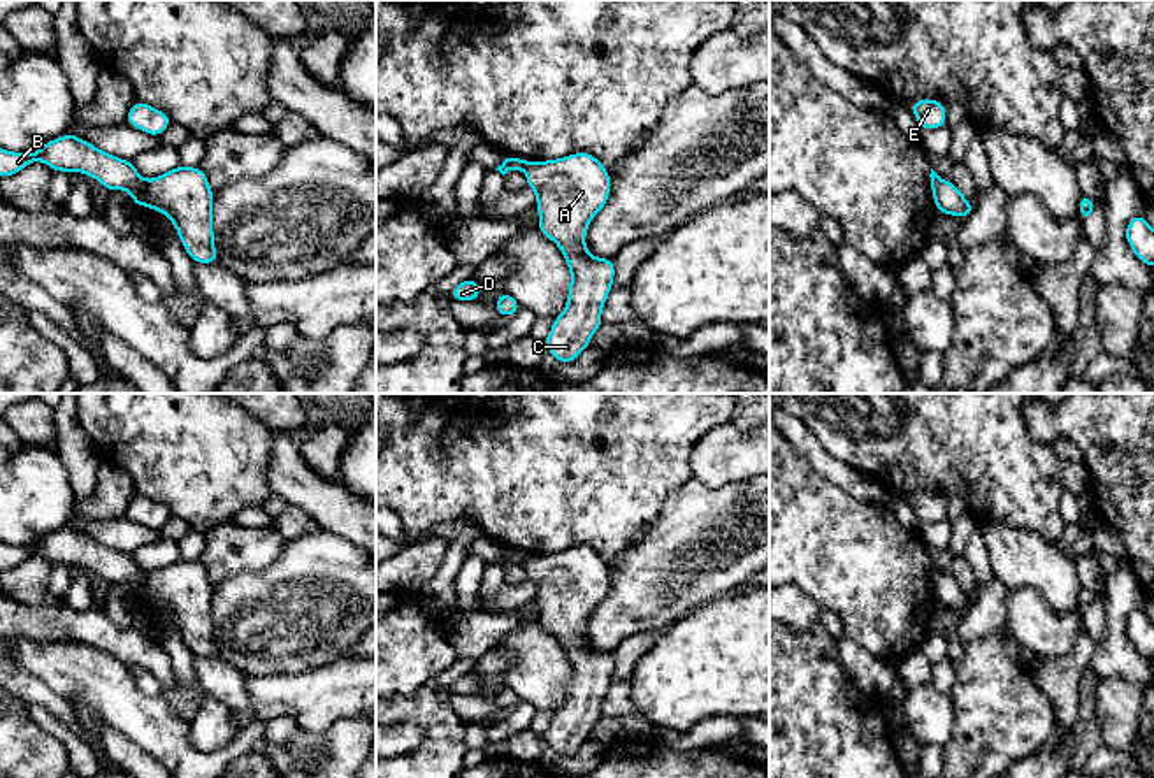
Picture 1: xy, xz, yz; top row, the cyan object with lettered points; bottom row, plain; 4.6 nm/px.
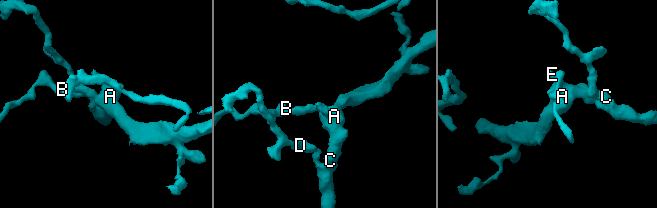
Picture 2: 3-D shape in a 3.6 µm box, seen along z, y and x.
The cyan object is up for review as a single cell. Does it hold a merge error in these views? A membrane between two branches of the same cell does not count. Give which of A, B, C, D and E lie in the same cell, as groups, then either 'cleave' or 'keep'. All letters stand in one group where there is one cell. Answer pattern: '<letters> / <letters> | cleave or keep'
A B C D E | keep

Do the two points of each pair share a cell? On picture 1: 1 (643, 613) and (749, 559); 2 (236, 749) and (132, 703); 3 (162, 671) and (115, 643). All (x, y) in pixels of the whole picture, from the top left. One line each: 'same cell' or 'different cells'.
1: same cell
2: same cell
3: same cell

